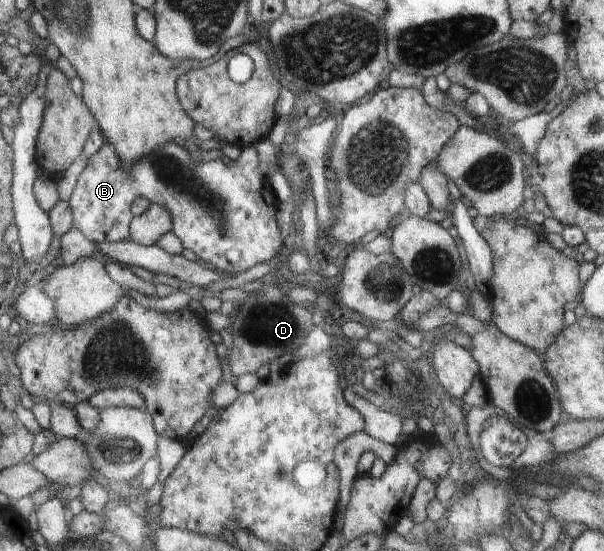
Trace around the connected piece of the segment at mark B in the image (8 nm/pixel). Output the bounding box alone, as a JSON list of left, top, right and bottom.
[69,142,282,277]

